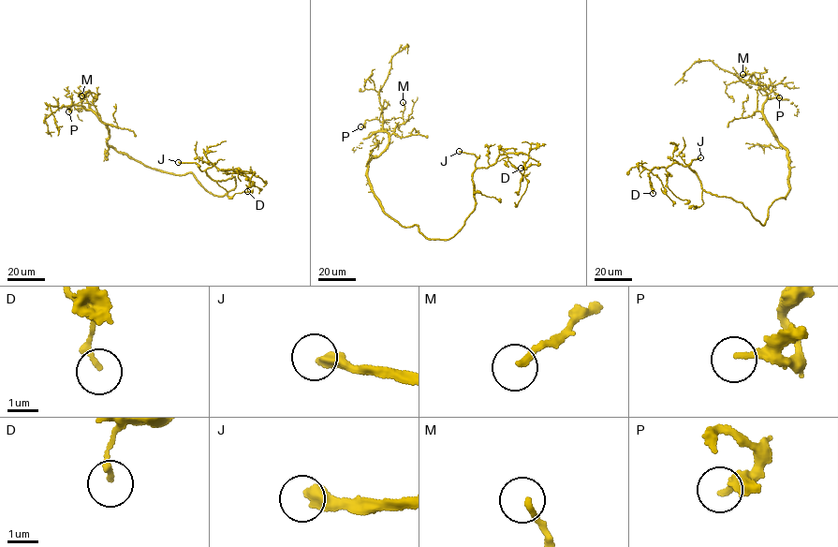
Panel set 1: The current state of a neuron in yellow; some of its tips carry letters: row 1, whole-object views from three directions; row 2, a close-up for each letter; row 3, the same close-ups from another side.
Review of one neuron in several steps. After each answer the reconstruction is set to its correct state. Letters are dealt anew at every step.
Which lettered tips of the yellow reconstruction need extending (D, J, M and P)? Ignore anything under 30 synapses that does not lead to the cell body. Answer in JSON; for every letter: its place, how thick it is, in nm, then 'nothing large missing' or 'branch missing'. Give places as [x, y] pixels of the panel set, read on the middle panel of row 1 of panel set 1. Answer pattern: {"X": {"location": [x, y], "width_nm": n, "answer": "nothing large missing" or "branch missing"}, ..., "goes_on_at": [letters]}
{"D": {"location": [521, 168], "width_nm": 180, "answer": "nothing large missing"}, "J": {"location": [459, 151], "width_nm": 440, "answer": "branch missing"}, "M": {"location": [403, 102], "width_nm": 180, "answer": "nothing large missing"}, "P": {"location": [360, 126], "width_nm": 200, "answer": "nothing large missing"}, "goes_on_at": ["J"]}

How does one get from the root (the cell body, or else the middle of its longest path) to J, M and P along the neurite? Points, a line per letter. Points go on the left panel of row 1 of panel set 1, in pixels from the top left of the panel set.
J: (183, 174), (194, 174), (217, 196), (235, 186), (235, 176), (215, 181), (194, 163), (178, 162)
M: (183, 174), (150, 168), (110, 147), (108, 128), (93, 103), (95, 95), (86, 91), (81, 96)
P: (183, 174), (150, 168), (110, 147), (106, 125), (81, 102), (67, 107), (70, 110), (68, 111)

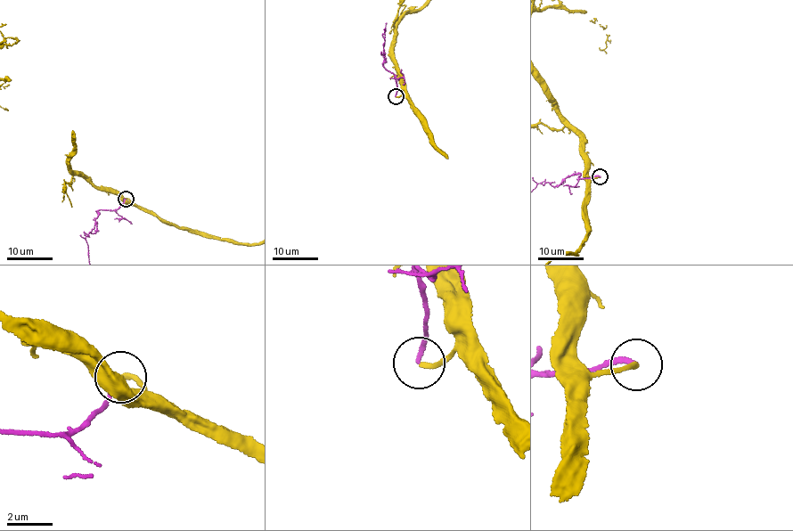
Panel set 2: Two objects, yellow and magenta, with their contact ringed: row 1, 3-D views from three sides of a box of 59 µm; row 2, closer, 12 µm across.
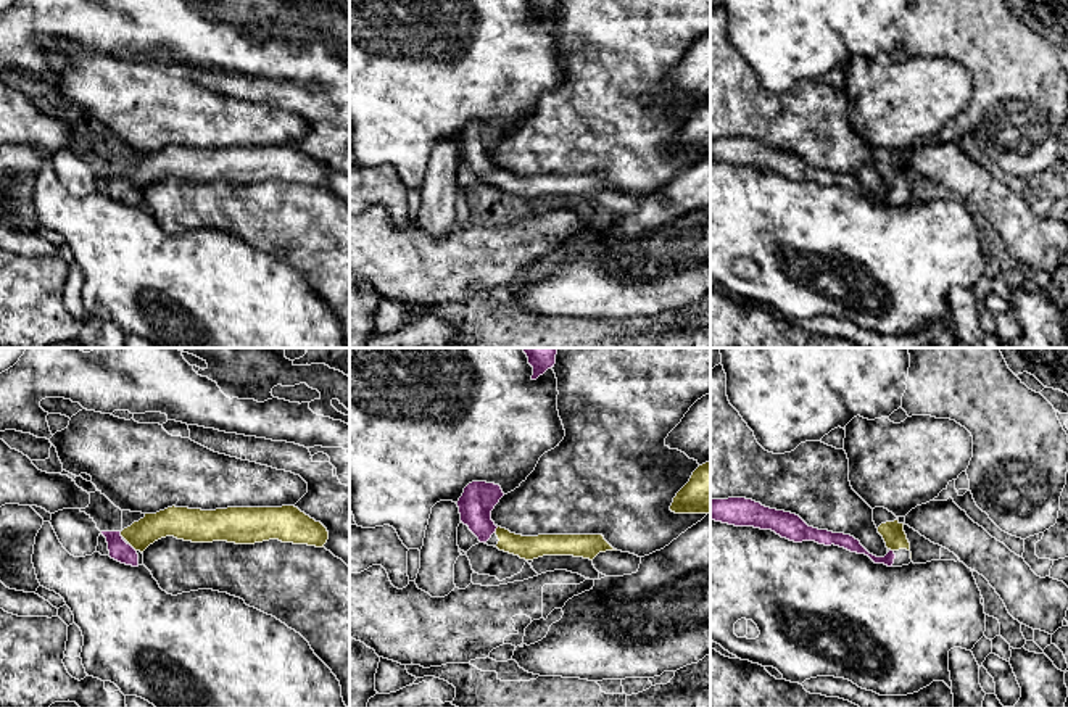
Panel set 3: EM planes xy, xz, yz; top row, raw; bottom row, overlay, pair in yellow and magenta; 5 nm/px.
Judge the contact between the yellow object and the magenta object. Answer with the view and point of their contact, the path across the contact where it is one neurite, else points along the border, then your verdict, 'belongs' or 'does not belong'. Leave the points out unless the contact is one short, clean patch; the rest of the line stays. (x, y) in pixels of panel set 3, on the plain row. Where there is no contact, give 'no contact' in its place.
meets yellow in xy at (132, 186); runs through xy (176, 161), (152, 166), (132, 186), (120, 189); belongs

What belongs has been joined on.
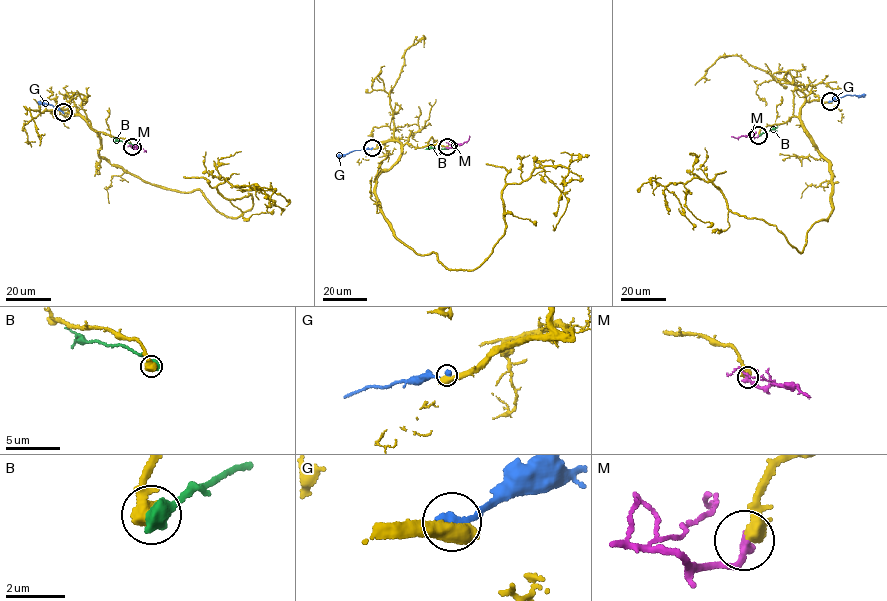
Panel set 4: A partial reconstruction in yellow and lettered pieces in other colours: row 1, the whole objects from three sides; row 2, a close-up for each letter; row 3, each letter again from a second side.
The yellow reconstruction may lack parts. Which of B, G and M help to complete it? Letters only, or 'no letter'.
M

